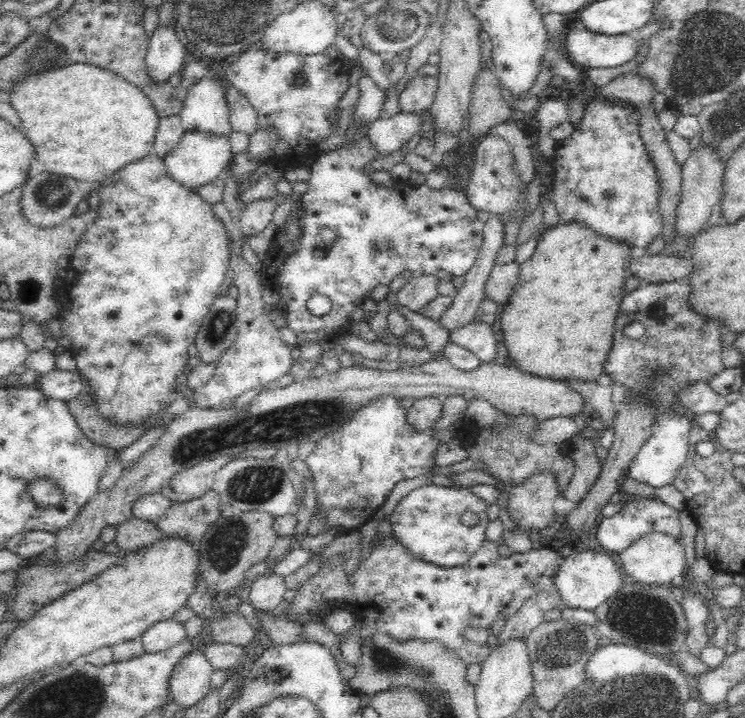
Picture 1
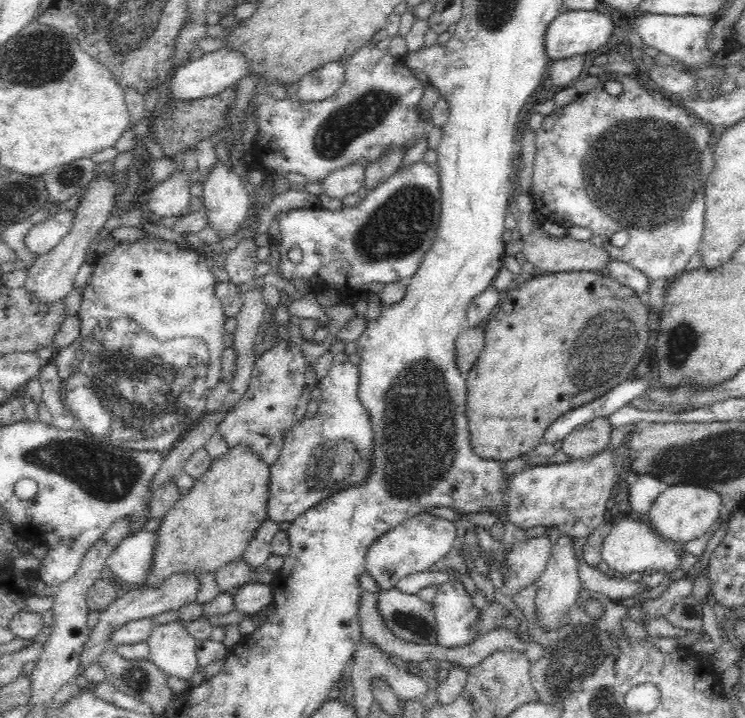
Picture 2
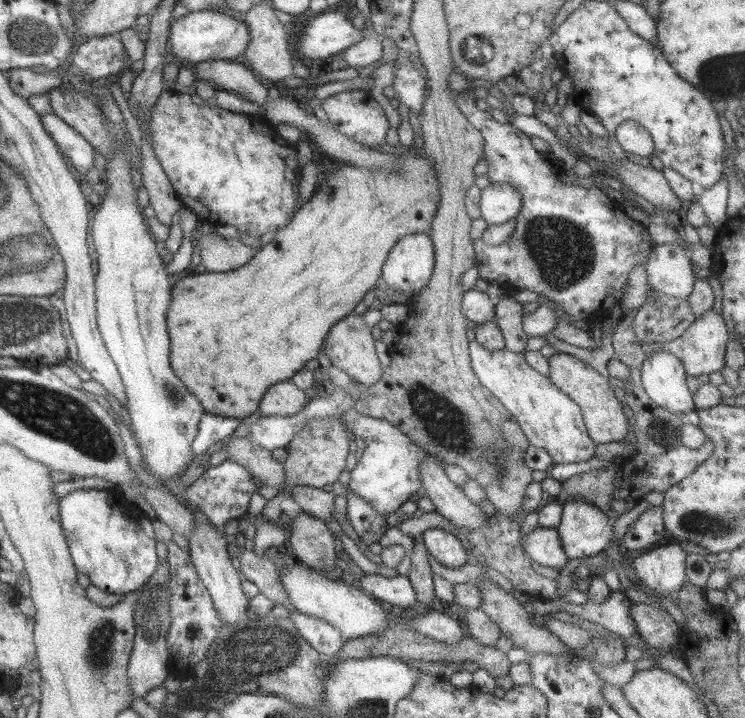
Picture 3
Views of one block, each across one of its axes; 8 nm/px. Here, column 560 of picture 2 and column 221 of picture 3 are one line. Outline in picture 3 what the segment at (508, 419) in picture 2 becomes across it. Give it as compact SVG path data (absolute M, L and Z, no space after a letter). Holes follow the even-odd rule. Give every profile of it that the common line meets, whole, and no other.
M425 154L398 156L398 162L400 165L396 171L376 171L349 163L340 163L334 169L329 167L322 175L325 180L317 185L311 198L292 214L285 226L275 231L275 235L266 245L262 245L260 250L255 251L247 264L228 270L228 272L209 270L202 274L188 272L172 286L170 303L166 312L166 326L170 340L170 367L187 390L199 400L205 413L243 419L258 410L258 402L267 388L272 384L290 380L296 372L303 369L307 360L316 358L331 326L351 313L363 296L375 288L375 282L381 277L382 266L391 247L403 236L429 230L440 200L439 184L435 182L436 172L432 167L432 162Z

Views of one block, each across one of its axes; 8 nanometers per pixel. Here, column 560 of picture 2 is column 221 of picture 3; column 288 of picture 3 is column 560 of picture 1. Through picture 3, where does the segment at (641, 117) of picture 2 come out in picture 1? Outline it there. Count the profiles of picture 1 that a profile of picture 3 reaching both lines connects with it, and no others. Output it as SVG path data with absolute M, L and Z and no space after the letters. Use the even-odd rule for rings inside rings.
M599 97L585 102L584 118L578 130L556 145L551 172L551 199L556 204L559 220L579 220L598 234L629 244L638 253L644 252L652 240L663 232L663 216L658 204L658 175L638 133L640 118L640 112L633 105L618 100Z

